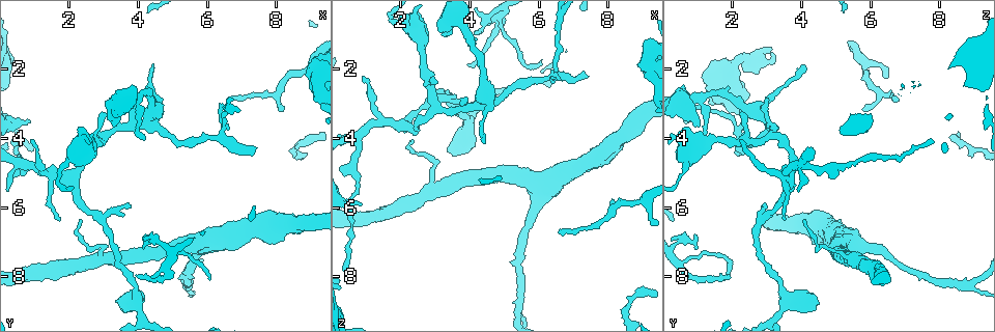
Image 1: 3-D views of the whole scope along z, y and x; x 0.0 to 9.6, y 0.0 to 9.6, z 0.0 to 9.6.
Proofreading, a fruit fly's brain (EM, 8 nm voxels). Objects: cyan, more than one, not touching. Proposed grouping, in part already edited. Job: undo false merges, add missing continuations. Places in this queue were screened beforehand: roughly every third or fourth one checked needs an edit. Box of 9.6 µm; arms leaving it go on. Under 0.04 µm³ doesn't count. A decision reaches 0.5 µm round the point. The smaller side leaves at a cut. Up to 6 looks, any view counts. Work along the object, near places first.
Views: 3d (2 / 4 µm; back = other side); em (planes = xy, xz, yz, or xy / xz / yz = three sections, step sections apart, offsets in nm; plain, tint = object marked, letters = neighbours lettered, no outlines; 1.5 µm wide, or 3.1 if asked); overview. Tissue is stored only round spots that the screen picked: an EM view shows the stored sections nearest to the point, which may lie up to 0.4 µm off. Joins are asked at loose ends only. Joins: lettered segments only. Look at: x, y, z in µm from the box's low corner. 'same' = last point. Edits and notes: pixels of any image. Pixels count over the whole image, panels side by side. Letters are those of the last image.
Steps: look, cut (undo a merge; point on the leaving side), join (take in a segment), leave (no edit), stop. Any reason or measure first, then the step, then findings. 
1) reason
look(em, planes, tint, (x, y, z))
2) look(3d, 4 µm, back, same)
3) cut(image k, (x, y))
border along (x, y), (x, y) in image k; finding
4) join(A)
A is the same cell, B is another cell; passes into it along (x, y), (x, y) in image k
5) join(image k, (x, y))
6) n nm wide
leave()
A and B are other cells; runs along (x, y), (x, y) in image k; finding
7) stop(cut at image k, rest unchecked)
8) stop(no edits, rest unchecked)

tapers out
look(3d, 4 µm, (2.35, 6.35, 4.05))

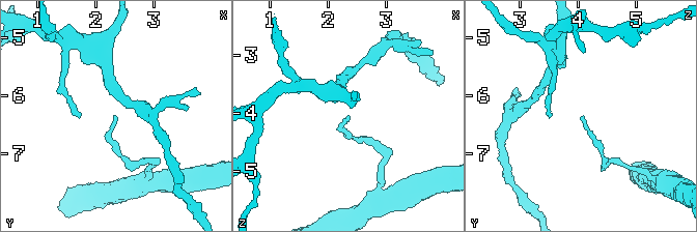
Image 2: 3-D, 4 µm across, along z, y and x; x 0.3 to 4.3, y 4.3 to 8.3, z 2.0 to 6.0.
need the tissue
look(em, planes, tint, (2.35, 6.40, 4.05))

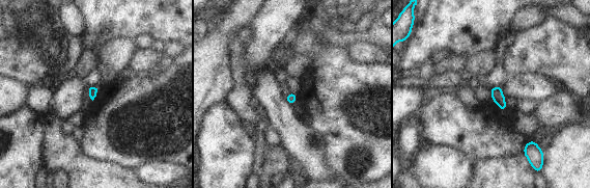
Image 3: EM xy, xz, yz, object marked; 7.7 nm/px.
see the neighbours
look(em, planes, letters, same)

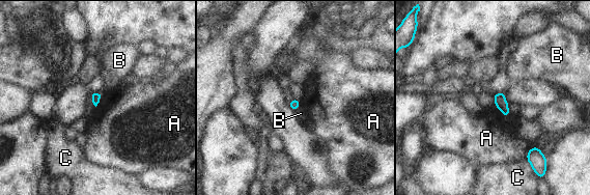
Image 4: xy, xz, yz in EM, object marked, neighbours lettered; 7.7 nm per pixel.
A touches over 140 nm
leave()
A, B and C are other cells; border along (538, 146), (533, 146), (526, 159) in image 4; none of them fits

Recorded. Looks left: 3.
thin end
look(em, xy, step 8, letters, (4.20, 4.05, 1.25))

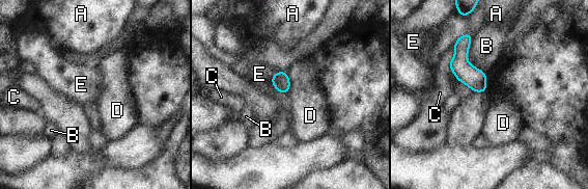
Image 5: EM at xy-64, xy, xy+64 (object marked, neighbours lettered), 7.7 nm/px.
look(em, xz, step 4, letters, same)

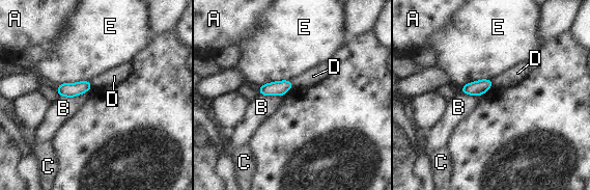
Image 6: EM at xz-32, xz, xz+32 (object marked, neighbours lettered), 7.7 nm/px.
leave()
A, B, C, D and E are other cells; border along (288, 80), (293, 86) in image 6; none of them fits

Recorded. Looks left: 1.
stop(no edits, rest unchecked)

